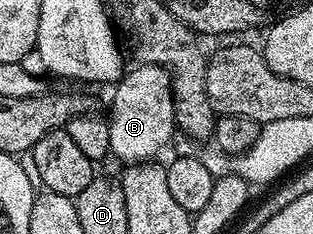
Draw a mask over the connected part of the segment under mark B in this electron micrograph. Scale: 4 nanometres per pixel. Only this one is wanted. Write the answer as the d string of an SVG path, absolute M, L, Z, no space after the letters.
M135 64L133 68L127 68L113 86L114 97L108 112L110 152L122 163L155 160L157 153L171 144L176 132L169 71L158 65Z

